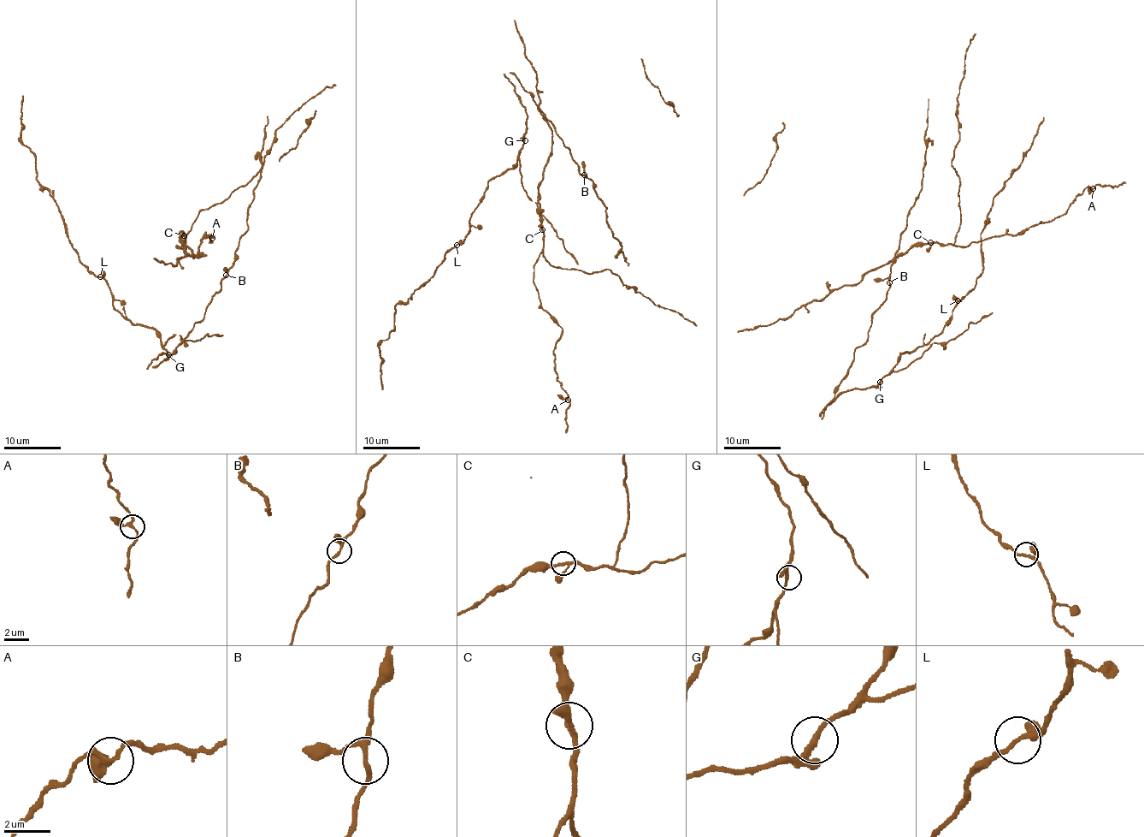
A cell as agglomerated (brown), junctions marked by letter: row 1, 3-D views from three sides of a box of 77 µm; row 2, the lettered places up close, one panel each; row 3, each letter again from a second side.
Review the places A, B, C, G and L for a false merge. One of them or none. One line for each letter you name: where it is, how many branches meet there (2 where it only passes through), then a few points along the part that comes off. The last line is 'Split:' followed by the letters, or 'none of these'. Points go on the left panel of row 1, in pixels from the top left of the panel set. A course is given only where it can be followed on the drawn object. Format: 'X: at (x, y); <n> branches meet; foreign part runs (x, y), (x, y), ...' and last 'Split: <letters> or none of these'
A: at (212, 238); 3 branches meet
Split: A

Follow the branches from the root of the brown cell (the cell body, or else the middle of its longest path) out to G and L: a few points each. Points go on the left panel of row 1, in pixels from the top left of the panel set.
G: (226, 274), (204, 318), (195, 323), (176, 351), (156, 365), (151, 364), (163, 353), (169, 359), (168, 354)
L: (226, 274), (204, 318), (156, 365), (151, 360), (162, 353), (170, 359), (159, 334), (124, 317), (100, 276)

